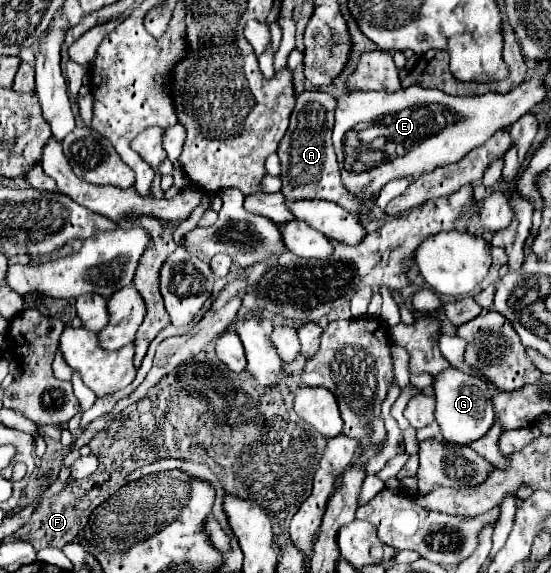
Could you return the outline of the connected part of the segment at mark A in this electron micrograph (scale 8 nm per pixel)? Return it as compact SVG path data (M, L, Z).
M305 90L297 98L297 104L289 118L289 128L277 150L281 160L281 176L279 176L283 184L281 192L289 202L303 200L303 198L329 200L355 214L357 204L361 204L361 200L345 194L345 186L341 184L341 174L333 152L333 142L331 142L333 108L335 108L335 98L327 92Z

